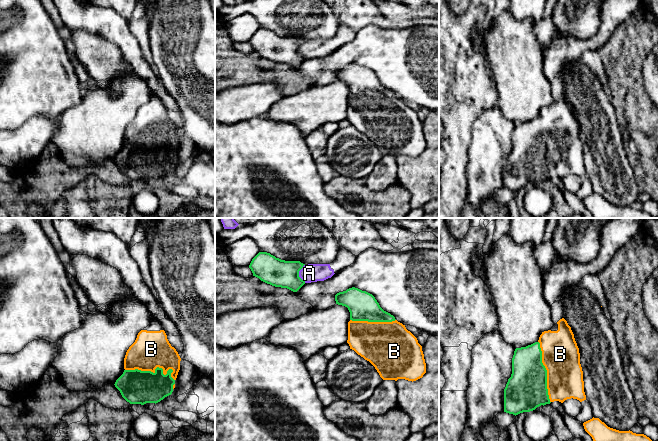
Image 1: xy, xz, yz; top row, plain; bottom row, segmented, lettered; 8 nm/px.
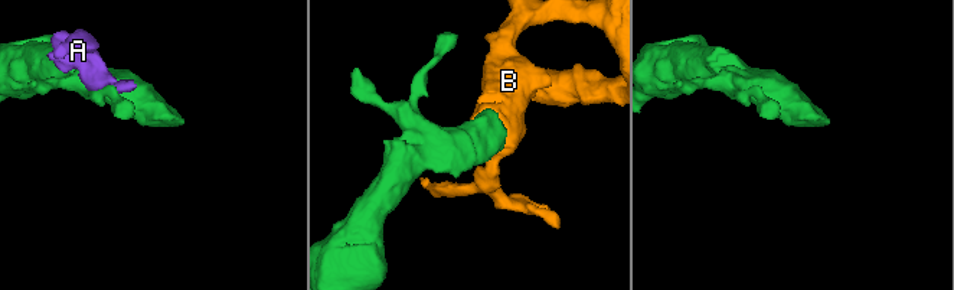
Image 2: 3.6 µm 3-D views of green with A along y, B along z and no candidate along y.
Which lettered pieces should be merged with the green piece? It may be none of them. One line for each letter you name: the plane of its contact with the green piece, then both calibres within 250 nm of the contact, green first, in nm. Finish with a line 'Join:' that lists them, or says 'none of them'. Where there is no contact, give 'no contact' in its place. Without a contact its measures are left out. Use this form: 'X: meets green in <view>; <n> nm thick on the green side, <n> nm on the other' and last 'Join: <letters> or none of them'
B: meets green in xy; 280 nm thick on the green side, 300 nm on the other
Join: B

